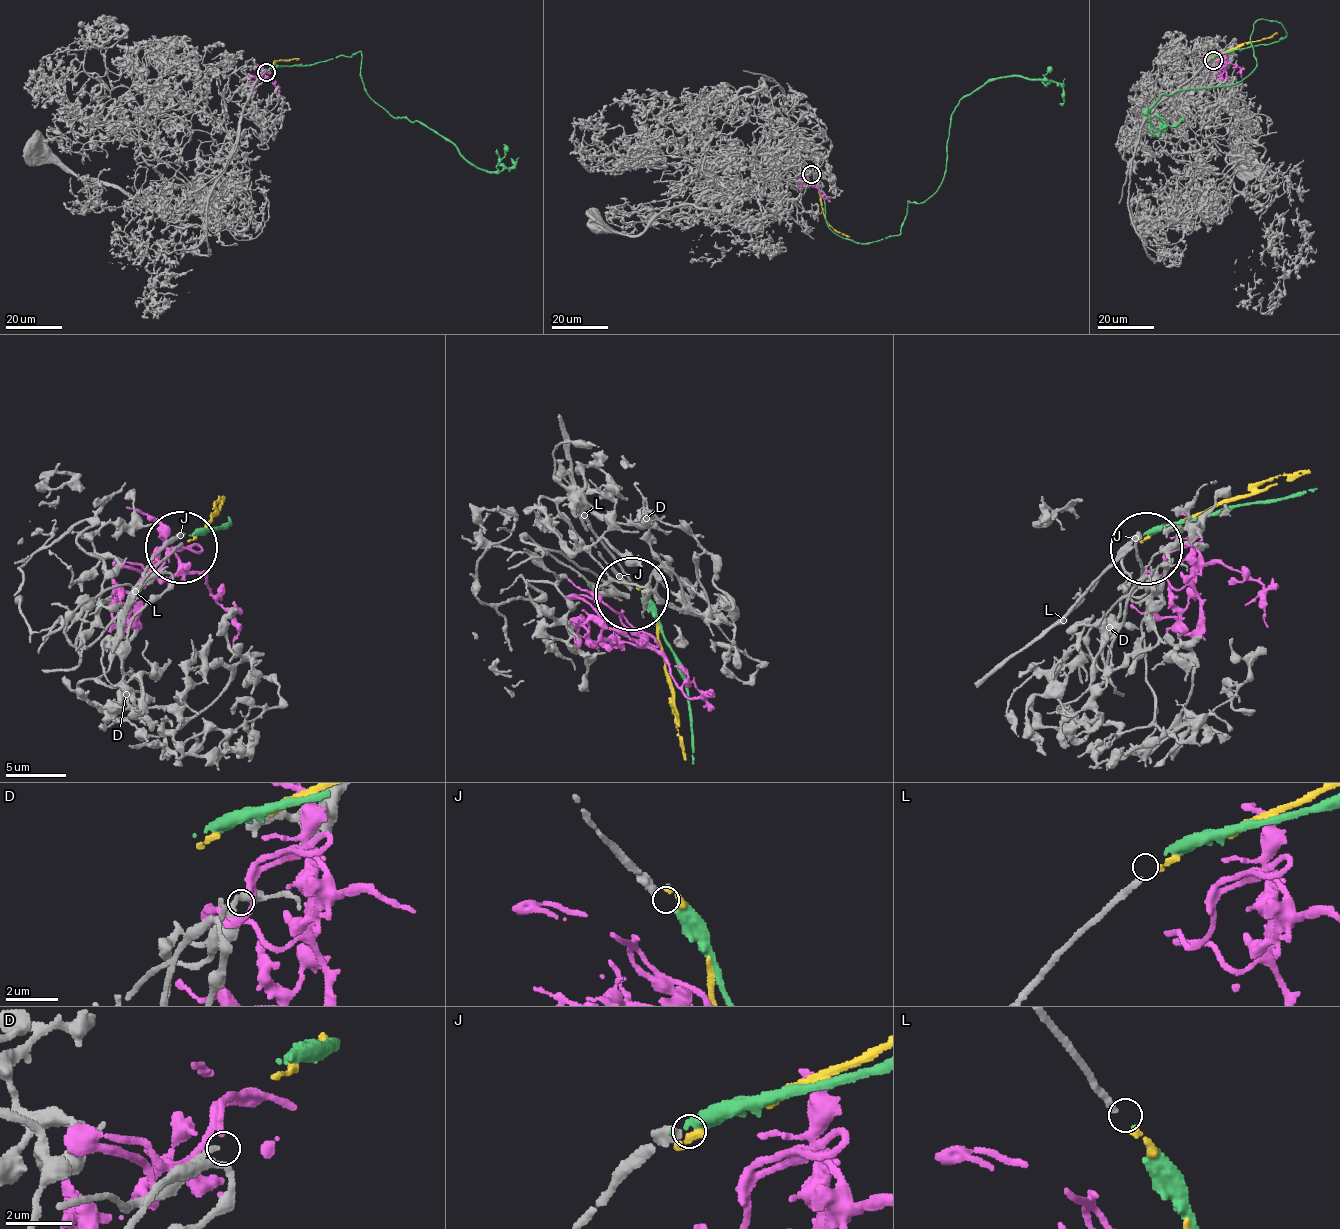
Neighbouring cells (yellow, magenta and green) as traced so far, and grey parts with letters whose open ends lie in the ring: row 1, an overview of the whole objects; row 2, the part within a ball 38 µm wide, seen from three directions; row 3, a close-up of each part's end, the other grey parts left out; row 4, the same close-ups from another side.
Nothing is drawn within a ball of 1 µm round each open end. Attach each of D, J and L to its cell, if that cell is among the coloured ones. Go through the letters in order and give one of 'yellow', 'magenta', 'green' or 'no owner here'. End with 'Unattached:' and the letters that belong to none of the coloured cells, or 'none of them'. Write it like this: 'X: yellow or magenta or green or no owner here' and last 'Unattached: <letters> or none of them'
D: magenta
J: no owner here
L: yellow
Unattached: J

